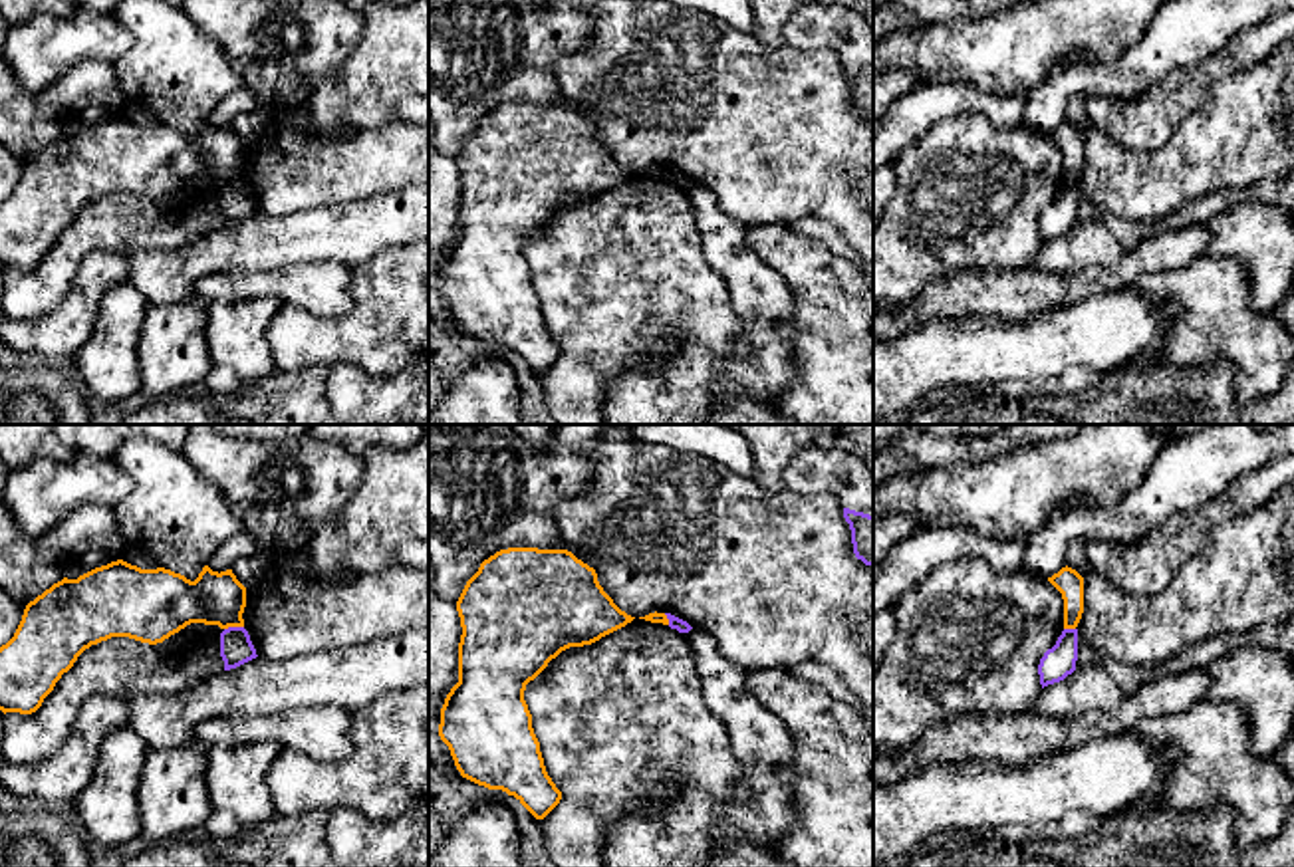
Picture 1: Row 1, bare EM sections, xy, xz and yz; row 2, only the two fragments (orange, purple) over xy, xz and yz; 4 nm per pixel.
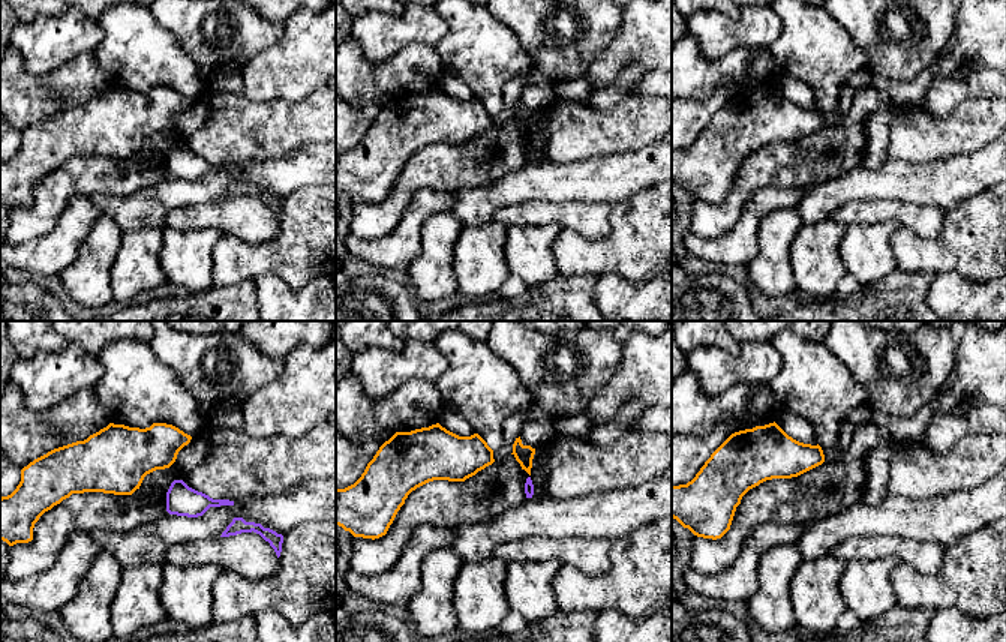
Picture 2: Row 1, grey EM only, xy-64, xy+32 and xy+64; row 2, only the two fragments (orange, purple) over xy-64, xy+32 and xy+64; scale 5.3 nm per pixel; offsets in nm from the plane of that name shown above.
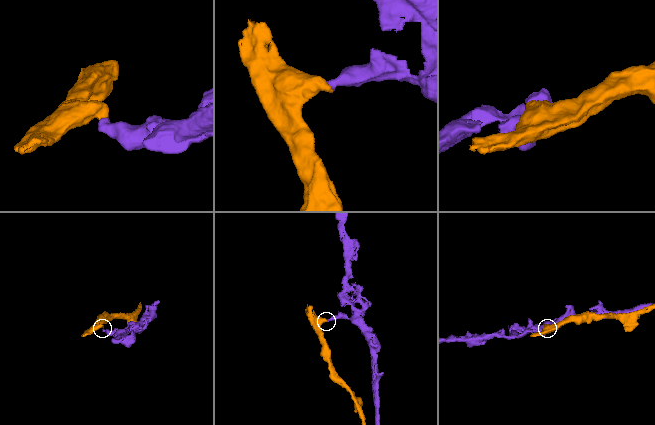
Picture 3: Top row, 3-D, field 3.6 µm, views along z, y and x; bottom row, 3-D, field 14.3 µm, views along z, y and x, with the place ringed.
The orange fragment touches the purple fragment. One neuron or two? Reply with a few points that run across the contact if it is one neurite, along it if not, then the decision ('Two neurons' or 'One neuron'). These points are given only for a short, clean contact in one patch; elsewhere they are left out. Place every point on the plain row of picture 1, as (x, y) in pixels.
Line: xy (243, 181), (225, 185). Two neurons

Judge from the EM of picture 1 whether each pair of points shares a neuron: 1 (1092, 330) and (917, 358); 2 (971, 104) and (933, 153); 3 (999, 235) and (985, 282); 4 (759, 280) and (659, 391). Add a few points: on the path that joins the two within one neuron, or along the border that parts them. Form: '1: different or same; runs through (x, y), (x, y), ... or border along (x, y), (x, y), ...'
1: same; runs through (1048, 344), (1036, 352), (961, 352)
2: different; border along (1007, 129), (979, 114), (957, 114), (921, 137)
3: different; border along (1031, 264), (1019, 268), (961, 268), (943, 276)
4: same; runs through (759, 324), (759, 356), (739, 375), (703, 375)

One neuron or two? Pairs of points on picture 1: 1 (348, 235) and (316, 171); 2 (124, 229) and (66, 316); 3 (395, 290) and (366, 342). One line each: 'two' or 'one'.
1: two
2: two
3: one

